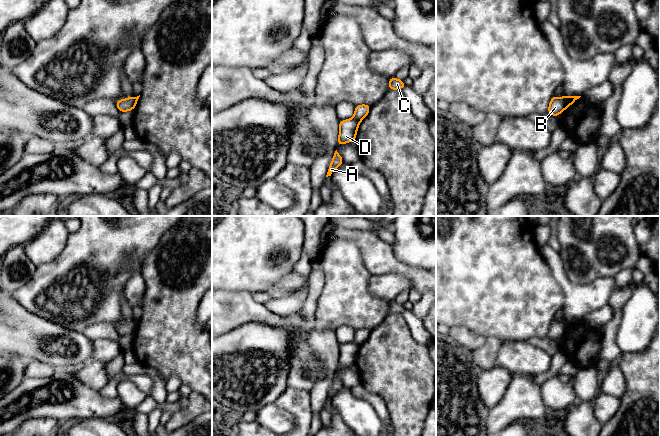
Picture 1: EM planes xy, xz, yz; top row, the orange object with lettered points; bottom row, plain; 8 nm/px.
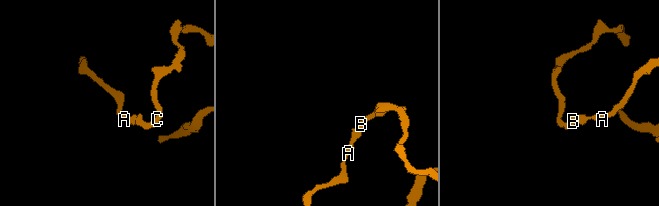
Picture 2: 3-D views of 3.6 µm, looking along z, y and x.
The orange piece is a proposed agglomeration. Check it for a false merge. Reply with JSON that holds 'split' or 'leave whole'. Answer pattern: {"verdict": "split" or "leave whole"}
{"verdict": "split"}

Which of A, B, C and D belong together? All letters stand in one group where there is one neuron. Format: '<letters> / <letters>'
A D / B C

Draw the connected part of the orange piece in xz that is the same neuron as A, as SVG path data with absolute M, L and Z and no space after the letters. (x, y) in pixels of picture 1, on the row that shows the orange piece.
M337 150L335 151L332 162L329 166L326 177L331 176L331 174L344 162L343 158L339 155Z

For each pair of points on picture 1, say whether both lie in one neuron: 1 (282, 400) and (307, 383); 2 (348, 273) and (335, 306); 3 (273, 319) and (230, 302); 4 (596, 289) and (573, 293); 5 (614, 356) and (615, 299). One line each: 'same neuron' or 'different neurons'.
1: different neurons
2: same neuron
3: same neuron
4: same neuron
5: same neuron

